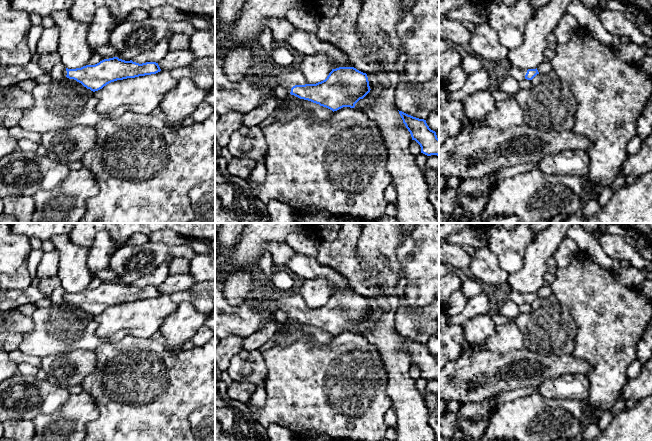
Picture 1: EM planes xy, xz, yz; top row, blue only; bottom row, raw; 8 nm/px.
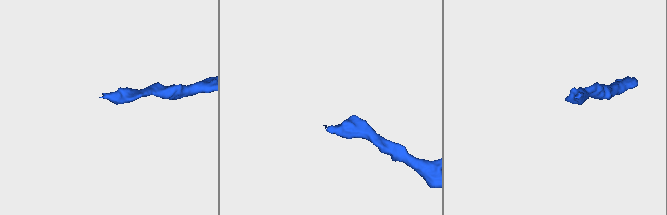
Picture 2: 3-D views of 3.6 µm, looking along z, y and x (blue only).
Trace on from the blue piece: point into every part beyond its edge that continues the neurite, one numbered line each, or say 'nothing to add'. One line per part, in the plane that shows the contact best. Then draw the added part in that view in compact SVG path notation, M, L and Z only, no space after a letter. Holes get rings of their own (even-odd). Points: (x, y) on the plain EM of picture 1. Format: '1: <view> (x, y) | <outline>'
1: xz (243, 320) | M215 281L215 337L218 340L231 334L245 338L255 333L267 307L273 303L277 304L273 313L284 311L289 318L293 310L306 308L305 301L299 295L274 288L260 290L253 298L257 300L255 307L250 305L250 299L237 306L232 305L223 294L222 284Z

